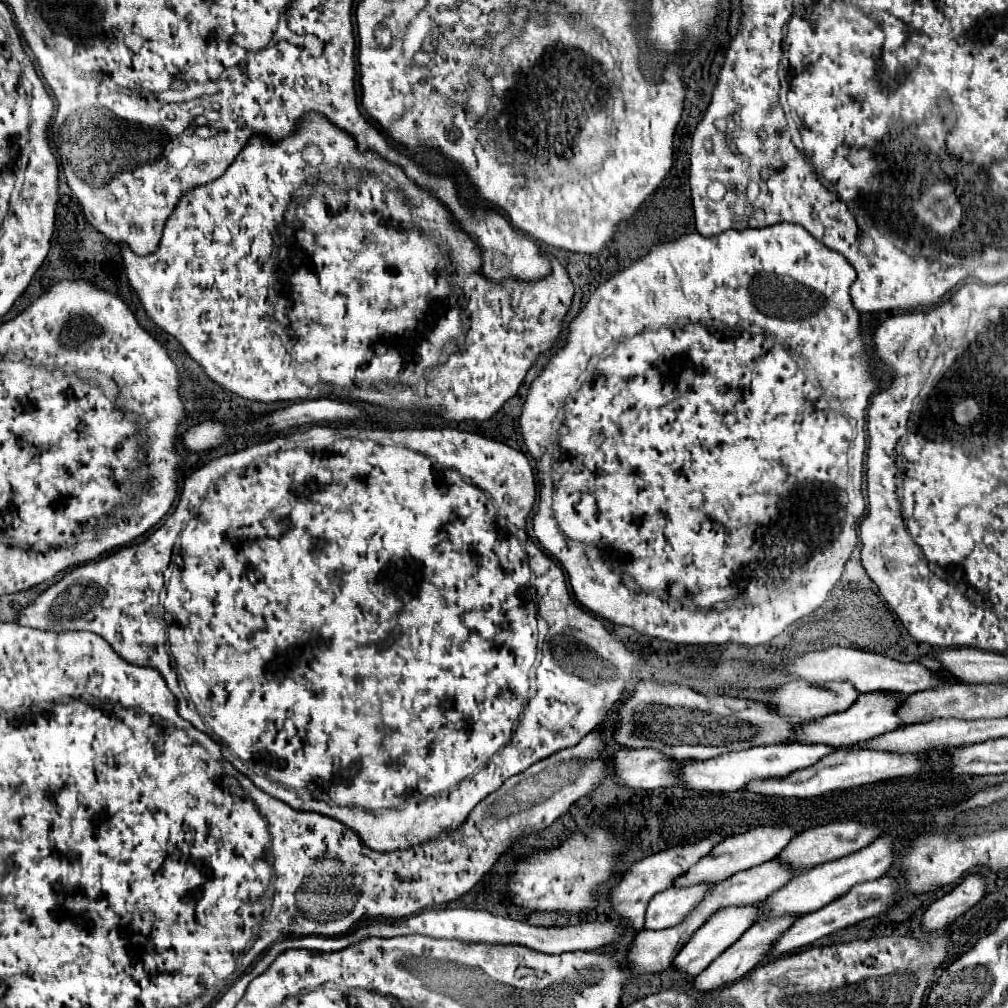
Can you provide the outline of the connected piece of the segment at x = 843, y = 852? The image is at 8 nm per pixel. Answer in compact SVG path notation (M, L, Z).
M858 820L830 822L824 826L808 828L804 834L794 838L790 842L790 846L786 846L786 850L782 850L780 858L784 862L788 862L790 866L794 866L794 870L808 870L808 868L814 868L822 862L836 860L836 858L842 858L842 856L848 856L848 854L860 850L860 848L868 846L870 842L874 842L880 834L882 834L882 828L876 824L868 824L868 822L858 822Z

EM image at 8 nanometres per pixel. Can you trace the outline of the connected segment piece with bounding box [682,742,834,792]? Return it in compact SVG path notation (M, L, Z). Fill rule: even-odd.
M772 744L772 746L756 746L744 752L722 754L710 760L688 760L682 766L682 780L692 790L712 790L712 792L736 792L744 790L748 782L762 780L762 778L786 778L794 770L804 770L806 766L814 766L826 754L832 754L834 748L828 744Z

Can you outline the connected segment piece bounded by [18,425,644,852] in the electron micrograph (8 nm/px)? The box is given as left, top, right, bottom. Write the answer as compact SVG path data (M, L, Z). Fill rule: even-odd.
M312 425L220 456L204 468L195 470L184 480L180 500L174 512L164 520L162 528L154 530L144 542L122 546L100 560L74 566L64 578L44 590L34 604L20 612L18 624L40 630L72 628L100 634L124 660L158 670L170 692L176 694L178 714L214 742L220 742L222 756L260 790L286 802L290 808L320 812L340 820L360 834L360 840L376 852L406 850L414 844L438 840L446 836L446 832L460 828L472 808L498 790L504 780L524 772L534 762L548 758L562 748L576 746L588 732L598 728L608 714L612 714L614 704L628 692L634 674L642 670L642 654L610 634L600 618L578 608L566 588L563 569L544 550L536 544L528 544L526 558L521 541L512 534L508 522L524 530L534 500L536 480L530 460L520 450L480 434L450 427L389 430L354 425ZM488 494L501 511L488 500ZM484 680L494 680L494 690L486 690L484 694Z

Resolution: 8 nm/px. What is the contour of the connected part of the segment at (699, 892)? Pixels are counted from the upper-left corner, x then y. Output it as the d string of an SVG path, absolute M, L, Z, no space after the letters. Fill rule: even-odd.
M698 882L698 886L672 886L658 892L648 904L644 928L664 930L678 926L678 922L684 922L686 916L702 902L712 886L712 882Z

